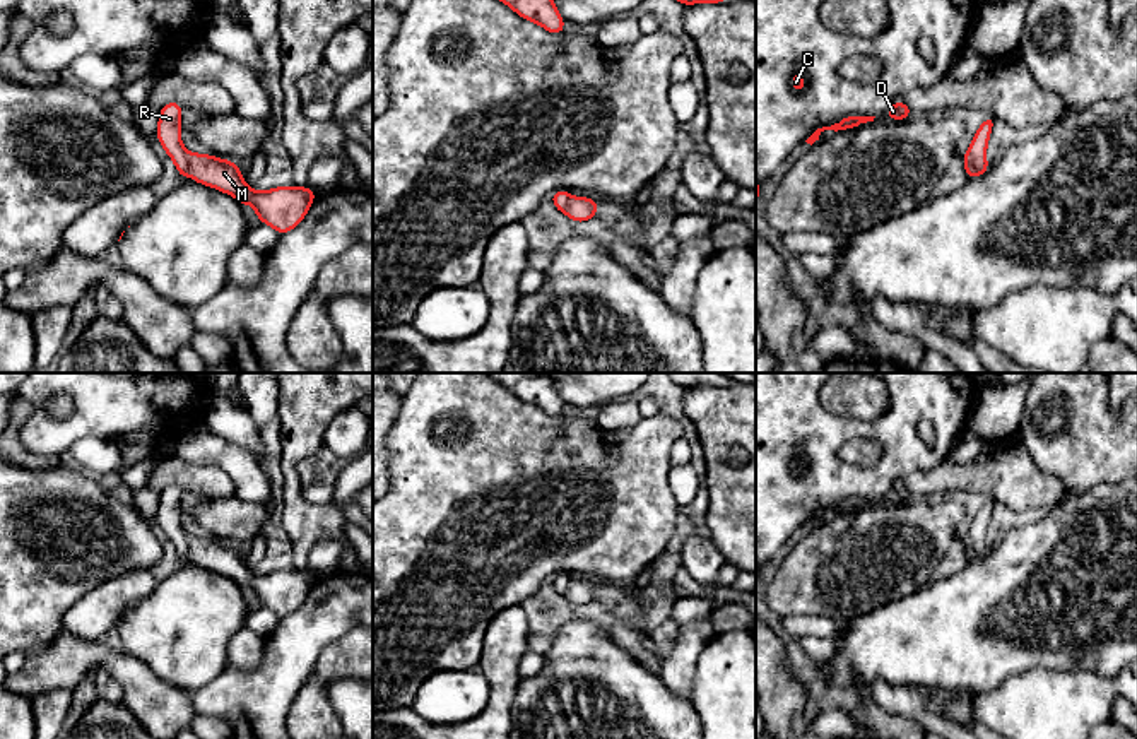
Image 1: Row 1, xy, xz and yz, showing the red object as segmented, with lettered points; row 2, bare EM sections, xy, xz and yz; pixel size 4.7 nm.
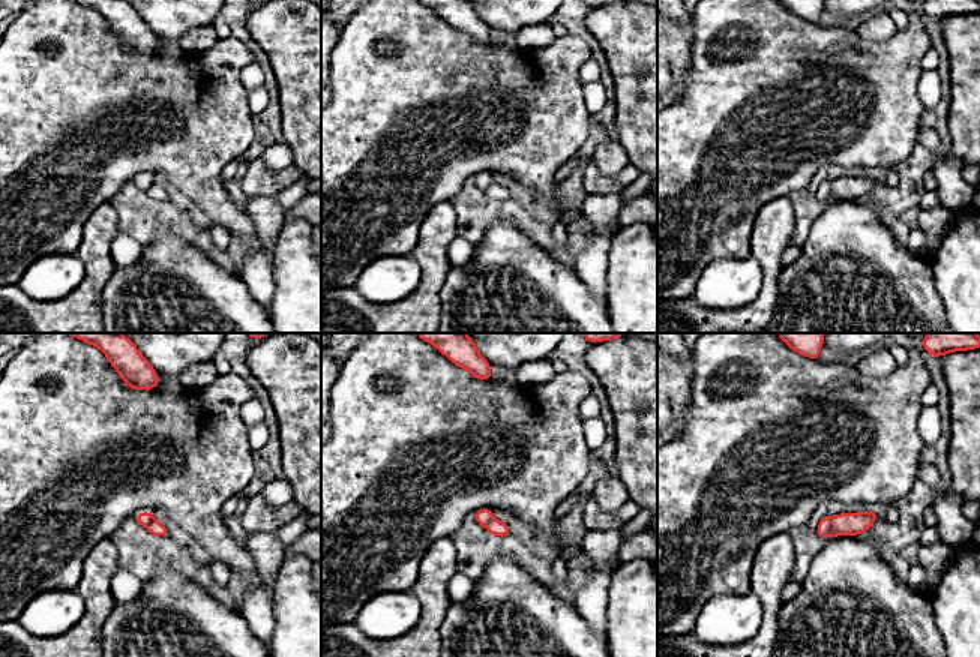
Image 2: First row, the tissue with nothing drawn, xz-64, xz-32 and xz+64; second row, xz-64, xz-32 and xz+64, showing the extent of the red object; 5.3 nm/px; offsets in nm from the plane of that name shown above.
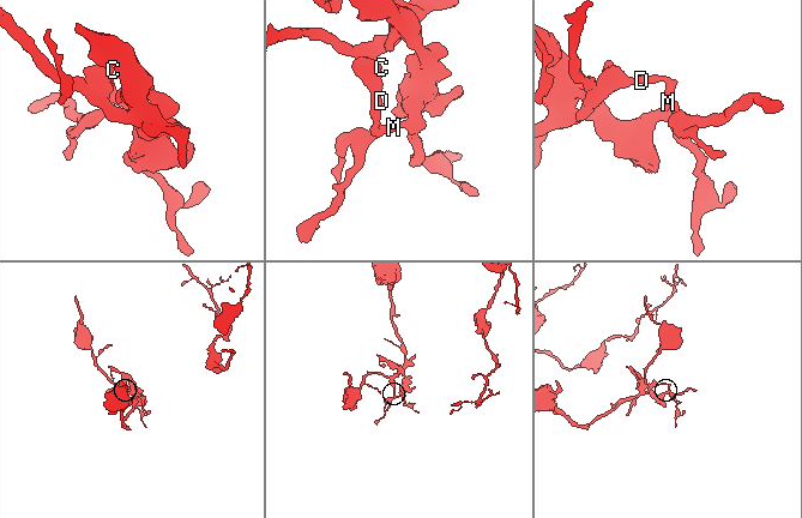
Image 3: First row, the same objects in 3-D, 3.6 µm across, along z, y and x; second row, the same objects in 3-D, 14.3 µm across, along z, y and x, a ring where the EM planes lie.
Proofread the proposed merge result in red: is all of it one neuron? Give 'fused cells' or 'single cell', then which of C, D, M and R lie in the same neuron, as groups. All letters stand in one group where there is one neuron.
fused cells; C D R / M

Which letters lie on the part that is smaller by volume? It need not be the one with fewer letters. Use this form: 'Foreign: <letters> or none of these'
Foreign: M

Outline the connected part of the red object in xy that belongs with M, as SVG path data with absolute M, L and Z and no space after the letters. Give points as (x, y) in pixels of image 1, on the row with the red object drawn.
M188 152L188 174L200 185L234 197L241 205L250 204L256 217L280 236L304 219L316 197L309 186L296 185L256 192L246 185L236 163L209 154Z

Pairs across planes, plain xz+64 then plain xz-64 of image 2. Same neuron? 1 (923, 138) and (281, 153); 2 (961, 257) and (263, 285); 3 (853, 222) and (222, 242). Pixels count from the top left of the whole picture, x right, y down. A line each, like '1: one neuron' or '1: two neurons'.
1: one neuron
2: two neurons
3: two neurons

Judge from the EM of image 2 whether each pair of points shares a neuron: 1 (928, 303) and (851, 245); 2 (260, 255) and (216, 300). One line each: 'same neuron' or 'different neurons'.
1: same neuron
2: different neurons

